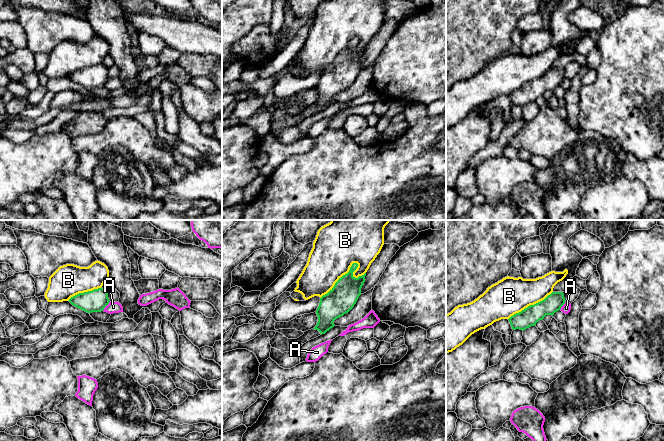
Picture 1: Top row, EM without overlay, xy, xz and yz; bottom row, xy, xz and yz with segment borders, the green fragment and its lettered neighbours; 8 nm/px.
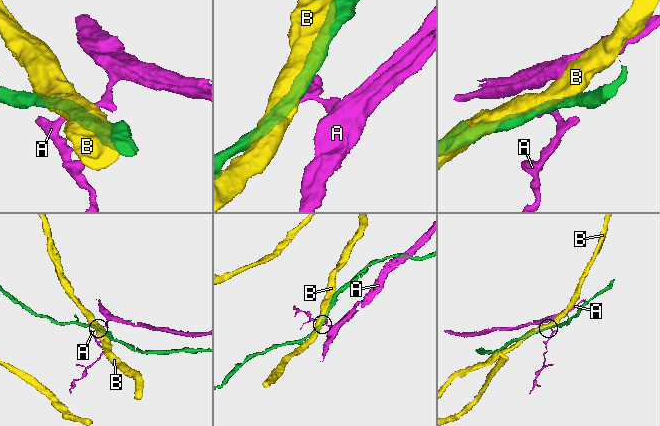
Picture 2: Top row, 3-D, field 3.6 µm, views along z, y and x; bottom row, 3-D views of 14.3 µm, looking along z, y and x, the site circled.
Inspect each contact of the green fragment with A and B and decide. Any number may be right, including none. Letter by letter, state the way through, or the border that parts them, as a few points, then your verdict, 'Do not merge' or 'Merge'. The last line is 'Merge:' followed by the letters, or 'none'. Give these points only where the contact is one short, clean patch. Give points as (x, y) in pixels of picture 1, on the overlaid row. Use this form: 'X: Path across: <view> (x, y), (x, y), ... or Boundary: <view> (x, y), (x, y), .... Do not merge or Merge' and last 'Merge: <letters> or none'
A: Boundary: xy (109, 301), (102, 310). Do not merge
B: Do not merge
Merge: none

